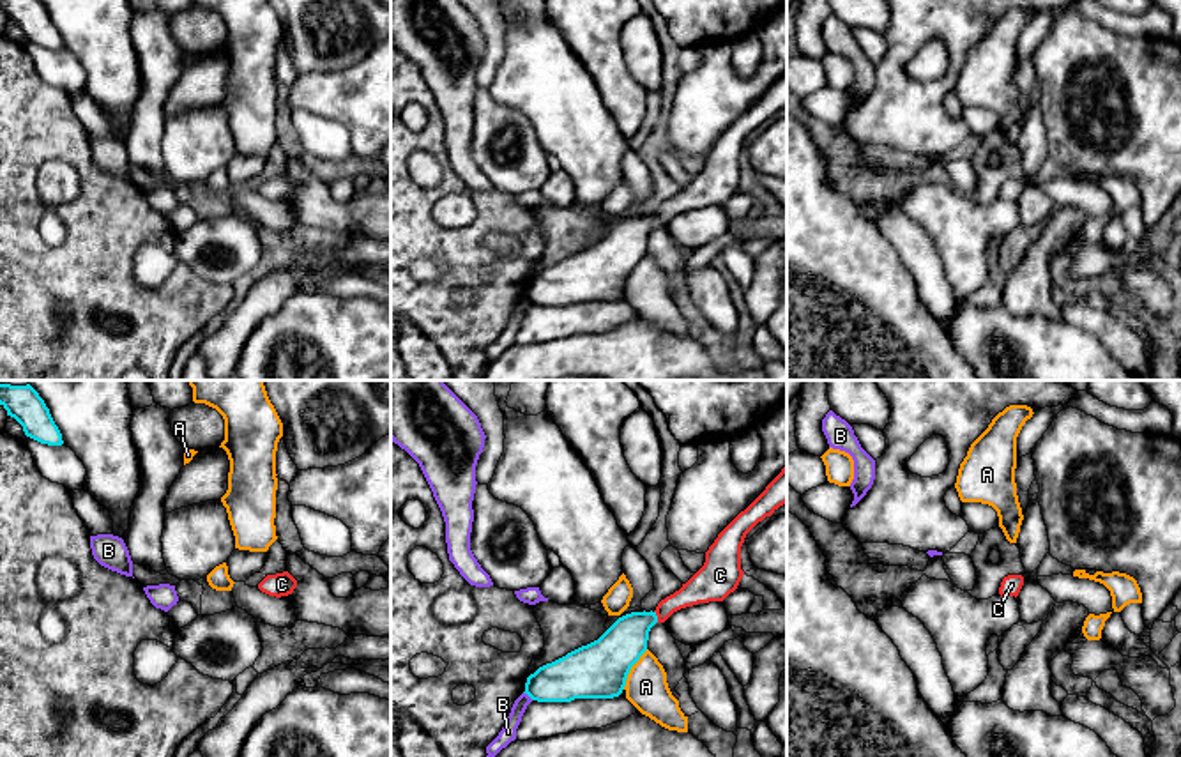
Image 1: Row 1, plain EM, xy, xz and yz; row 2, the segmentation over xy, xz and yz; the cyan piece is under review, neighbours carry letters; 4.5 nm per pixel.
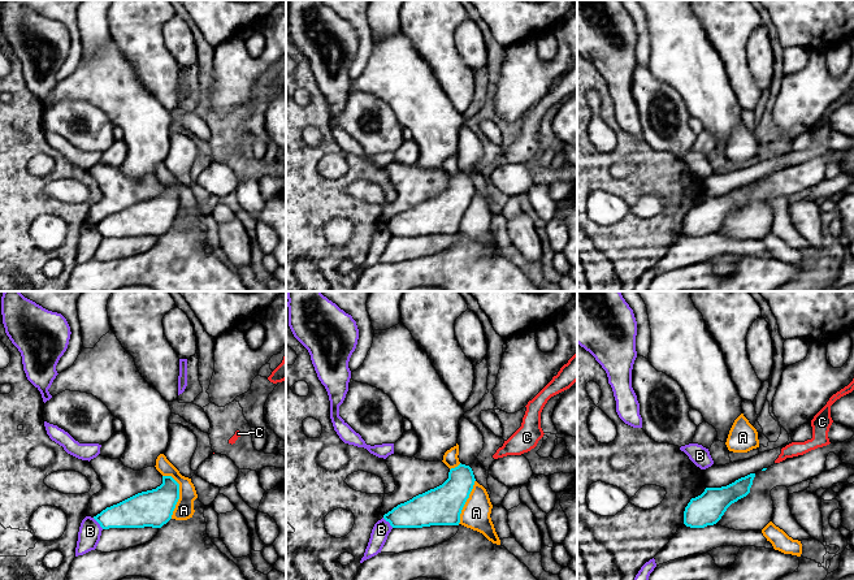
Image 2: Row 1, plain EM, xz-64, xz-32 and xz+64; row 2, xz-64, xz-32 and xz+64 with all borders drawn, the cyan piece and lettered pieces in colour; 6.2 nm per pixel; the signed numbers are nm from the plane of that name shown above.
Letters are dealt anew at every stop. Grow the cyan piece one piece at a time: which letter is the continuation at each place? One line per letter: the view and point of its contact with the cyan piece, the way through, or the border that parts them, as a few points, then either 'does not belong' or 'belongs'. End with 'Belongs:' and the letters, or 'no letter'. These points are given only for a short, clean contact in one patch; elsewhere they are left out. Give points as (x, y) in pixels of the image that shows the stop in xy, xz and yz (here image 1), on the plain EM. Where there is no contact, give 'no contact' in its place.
A: xz (630, 273) | along xz (647, 253), (632, 271), (623, 292) | does not belong
B: xz (529, 299) | does not belong
C: xz (656, 220) | does not belong
Belongs: no letter

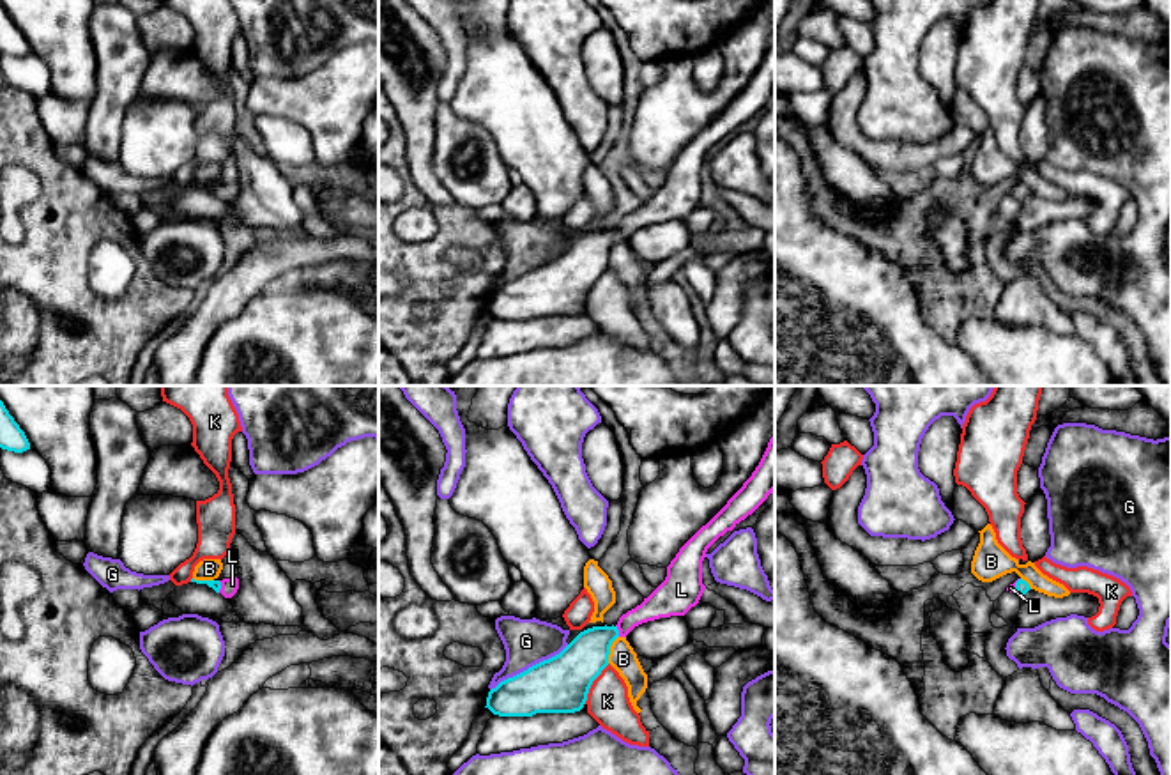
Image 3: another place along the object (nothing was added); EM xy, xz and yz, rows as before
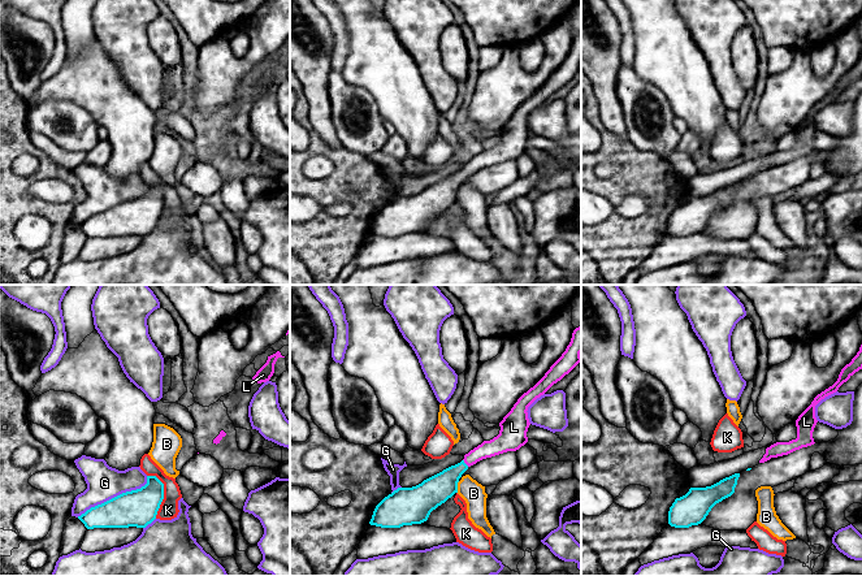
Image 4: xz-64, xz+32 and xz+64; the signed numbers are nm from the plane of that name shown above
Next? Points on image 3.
B: xz (609, 253) | along xz (618, 239), (607, 266) | does not belong
G: xz (529, 271) | belongs
K: xz (591, 287) | along xz (609, 268), (593, 285), (584, 306) | does not belong
L: xz (618, 234) | does not belong
Belongs: G

